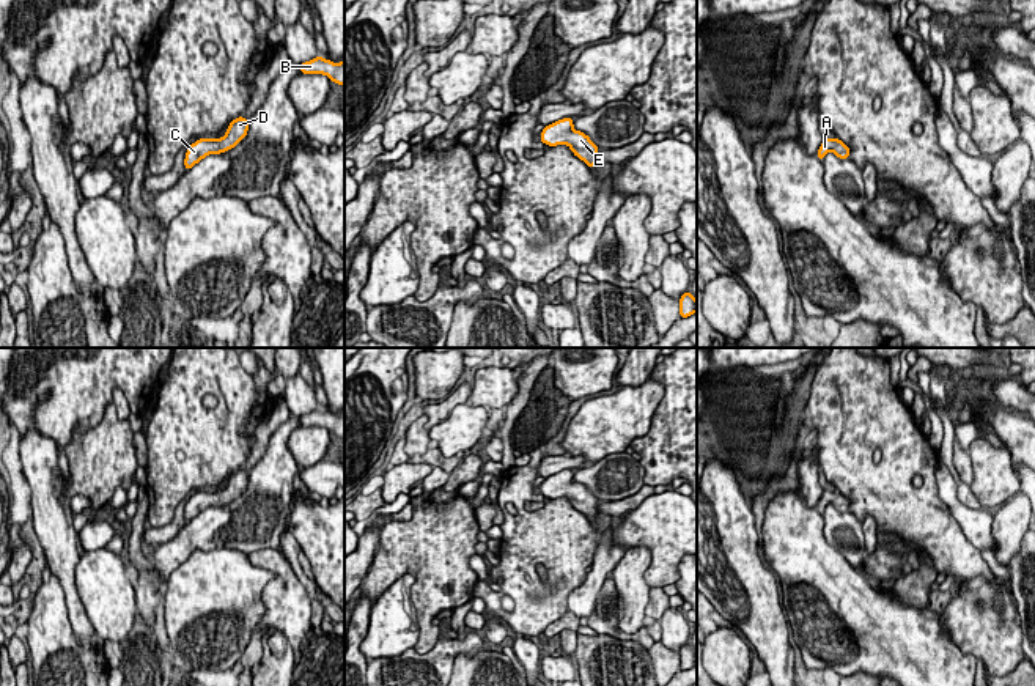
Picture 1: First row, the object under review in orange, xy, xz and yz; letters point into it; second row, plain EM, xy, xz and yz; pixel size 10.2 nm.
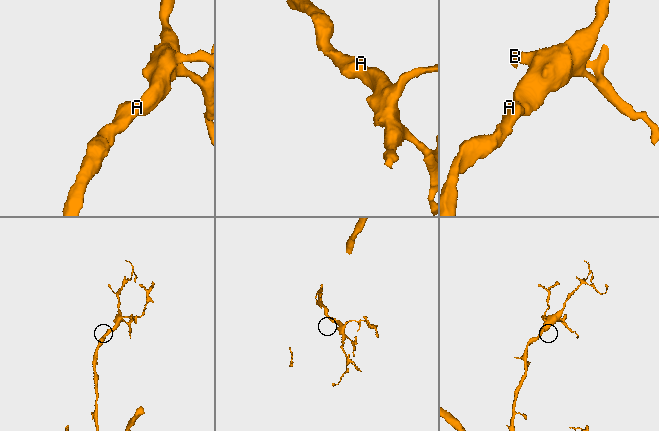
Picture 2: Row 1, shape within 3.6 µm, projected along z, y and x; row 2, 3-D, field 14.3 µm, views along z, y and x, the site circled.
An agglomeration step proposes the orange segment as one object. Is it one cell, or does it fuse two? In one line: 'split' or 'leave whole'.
leave whole

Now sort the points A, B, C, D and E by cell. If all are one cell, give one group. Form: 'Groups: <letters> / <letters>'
Groups: A B C D E

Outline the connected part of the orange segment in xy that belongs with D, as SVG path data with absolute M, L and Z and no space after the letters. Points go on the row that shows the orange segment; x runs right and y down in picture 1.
M239 115L228 124L223 137L198 138L186 151L184 157L186 172L189 172L195 164L198 164L209 154L222 154L238 146L239 142L245 138L247 132L249 132L249 118Z

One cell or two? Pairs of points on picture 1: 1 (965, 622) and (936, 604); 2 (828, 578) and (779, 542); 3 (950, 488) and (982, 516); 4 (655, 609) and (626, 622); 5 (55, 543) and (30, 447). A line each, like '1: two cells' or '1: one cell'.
1: two cells
2: one cell
3: one cell
4: two cells
5: one cell

